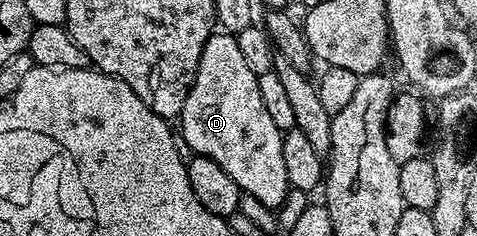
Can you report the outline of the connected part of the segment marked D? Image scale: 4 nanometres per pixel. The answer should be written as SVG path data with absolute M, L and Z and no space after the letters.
M223 30L213 31L206 46L202 46L202 58L198 58L198 74L194 74L192 88L186 94L186 102L178 117L178 132L185 136L195 155L209 156L238 182L241 192L254 194L258 202L276 210L286 198L290 185L286 178L286 162L282 159L284 137L278 126L270 119L266 105L262 103L262 93L258 90L260 78L246 66L242 50L235 35Z

